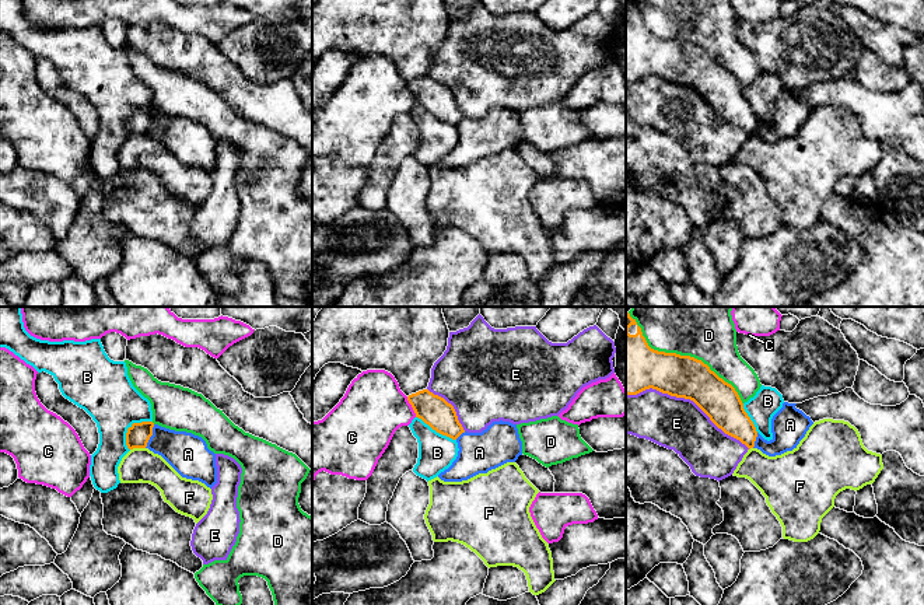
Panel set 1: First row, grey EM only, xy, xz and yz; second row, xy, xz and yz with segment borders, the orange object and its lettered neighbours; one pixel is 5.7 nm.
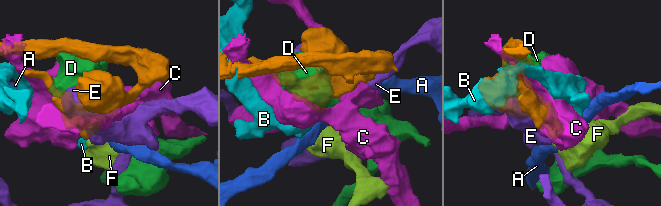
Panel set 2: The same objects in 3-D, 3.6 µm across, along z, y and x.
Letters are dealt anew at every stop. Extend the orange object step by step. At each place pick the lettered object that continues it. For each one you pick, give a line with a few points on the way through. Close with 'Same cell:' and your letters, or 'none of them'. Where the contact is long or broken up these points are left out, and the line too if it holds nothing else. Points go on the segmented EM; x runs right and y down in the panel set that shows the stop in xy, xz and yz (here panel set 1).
Same cell: none of them

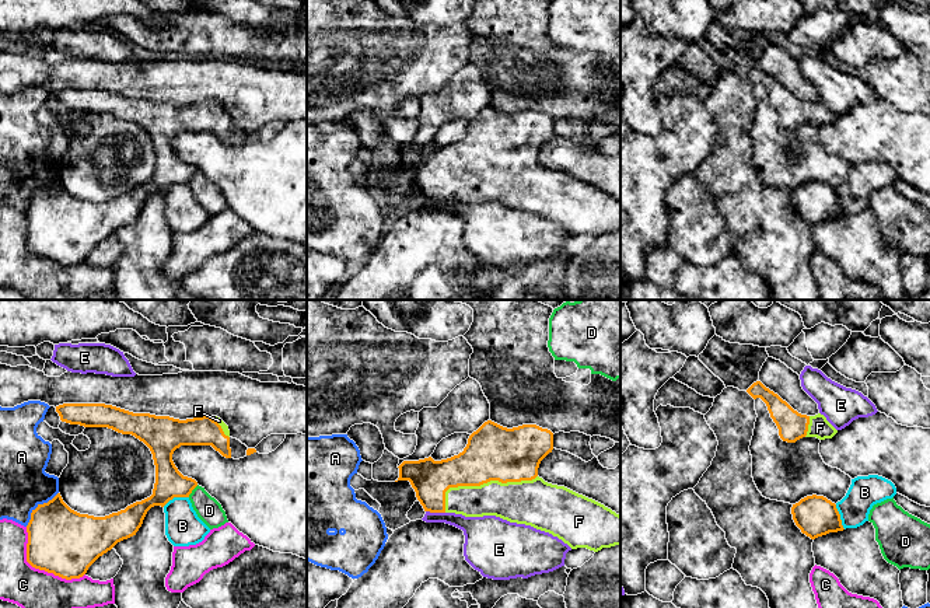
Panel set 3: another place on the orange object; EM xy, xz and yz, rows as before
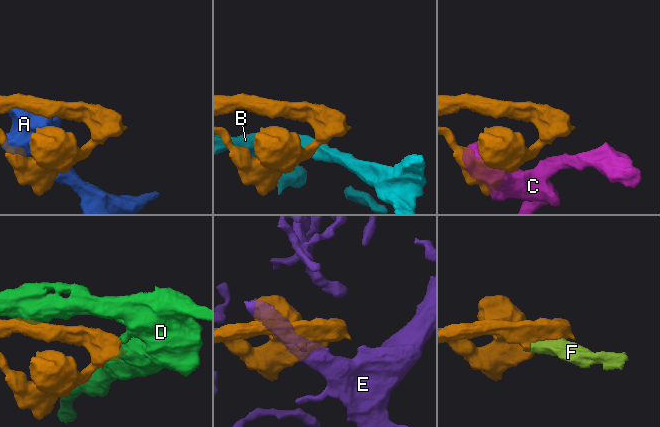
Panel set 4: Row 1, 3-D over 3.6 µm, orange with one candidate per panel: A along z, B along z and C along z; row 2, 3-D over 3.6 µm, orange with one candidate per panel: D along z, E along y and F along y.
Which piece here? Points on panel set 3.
Same cell: F

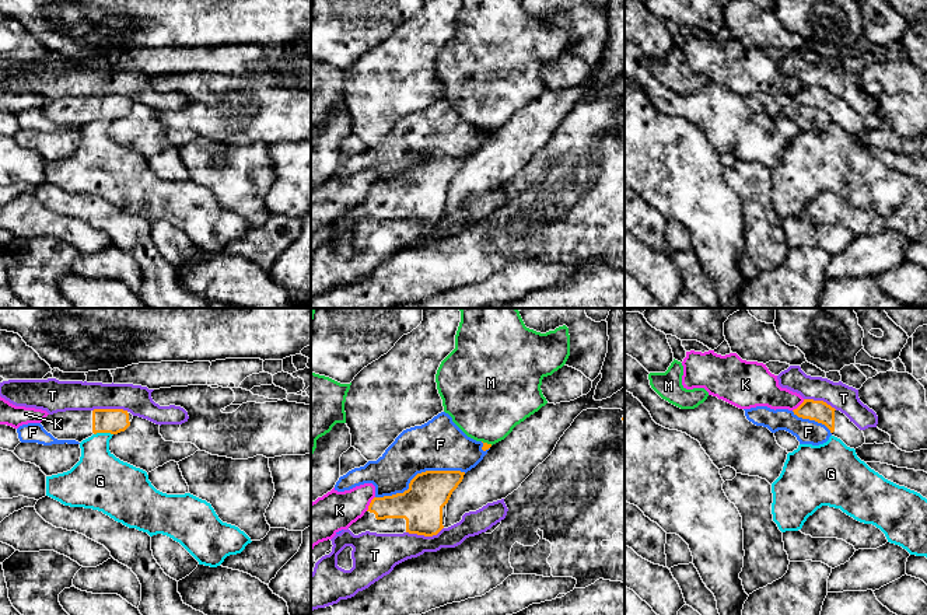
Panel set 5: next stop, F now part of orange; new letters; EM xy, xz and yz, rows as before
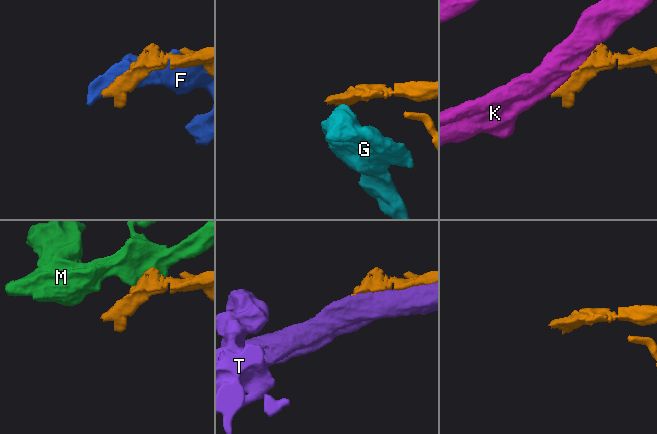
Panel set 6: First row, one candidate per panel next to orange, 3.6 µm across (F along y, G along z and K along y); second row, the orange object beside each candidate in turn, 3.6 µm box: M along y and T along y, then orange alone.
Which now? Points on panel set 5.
Same cell: none of them

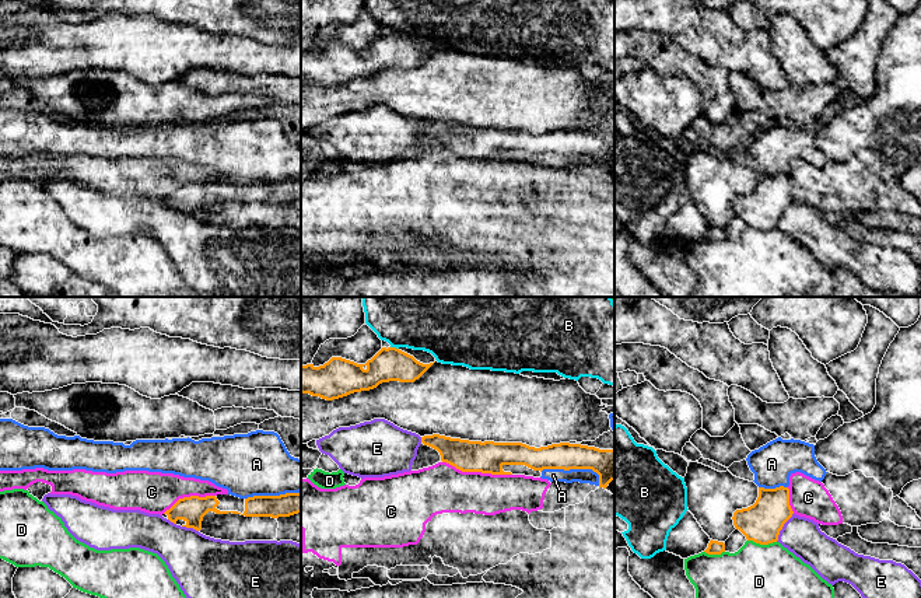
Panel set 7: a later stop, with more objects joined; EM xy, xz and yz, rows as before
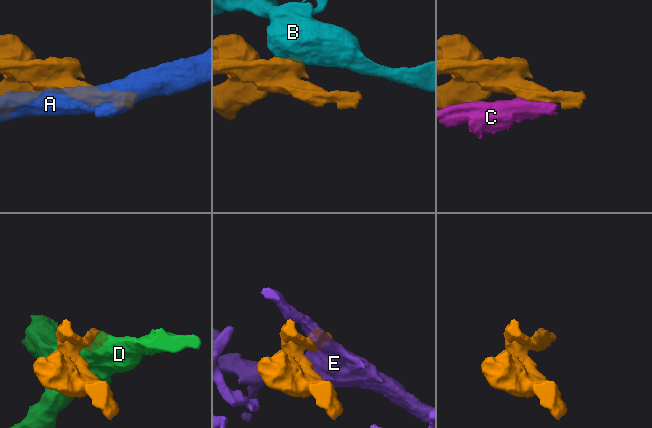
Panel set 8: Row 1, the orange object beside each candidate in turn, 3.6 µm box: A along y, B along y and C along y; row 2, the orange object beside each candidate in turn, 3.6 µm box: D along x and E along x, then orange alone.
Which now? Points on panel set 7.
Same cell: none of them

